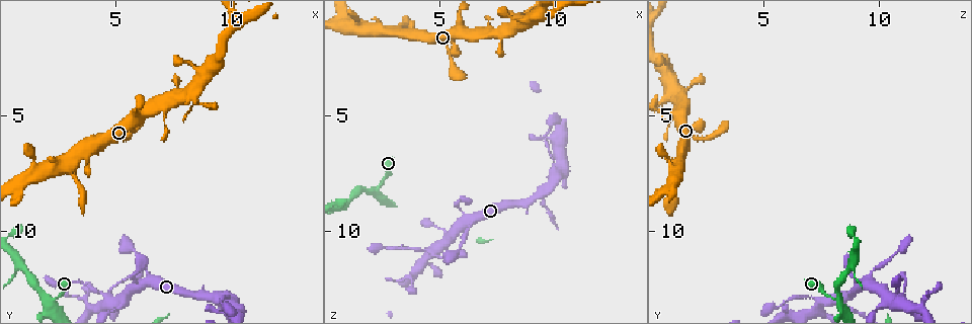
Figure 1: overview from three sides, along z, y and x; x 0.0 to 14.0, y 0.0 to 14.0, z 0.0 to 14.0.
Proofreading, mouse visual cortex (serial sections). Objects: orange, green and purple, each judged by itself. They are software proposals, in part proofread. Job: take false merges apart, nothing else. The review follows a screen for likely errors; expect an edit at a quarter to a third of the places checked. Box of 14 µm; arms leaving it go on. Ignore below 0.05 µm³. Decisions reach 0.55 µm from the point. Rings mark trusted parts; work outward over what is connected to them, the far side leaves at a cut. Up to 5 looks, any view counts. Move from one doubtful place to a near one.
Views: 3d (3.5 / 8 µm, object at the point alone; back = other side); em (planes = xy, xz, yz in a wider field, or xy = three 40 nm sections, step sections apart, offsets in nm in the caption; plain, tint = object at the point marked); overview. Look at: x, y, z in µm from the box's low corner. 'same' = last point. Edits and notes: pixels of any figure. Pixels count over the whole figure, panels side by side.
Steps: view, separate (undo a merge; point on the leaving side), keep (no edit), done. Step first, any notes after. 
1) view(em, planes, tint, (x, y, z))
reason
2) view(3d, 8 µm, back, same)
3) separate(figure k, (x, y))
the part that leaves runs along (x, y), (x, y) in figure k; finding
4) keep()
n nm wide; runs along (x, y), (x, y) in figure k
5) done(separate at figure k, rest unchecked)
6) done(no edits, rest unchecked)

view(em, xy, step 1, tint, (2.2, 13.0, 8.3))
four or more arms meet

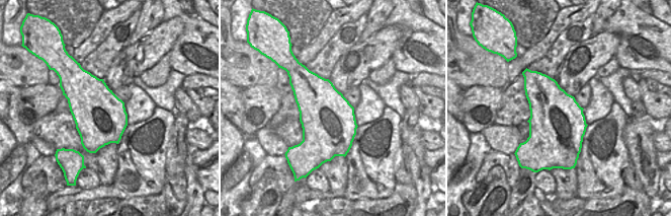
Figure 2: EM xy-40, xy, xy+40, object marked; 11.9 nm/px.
view(3d, 3.5 µm, same)

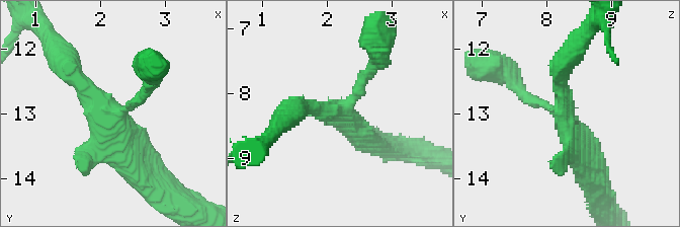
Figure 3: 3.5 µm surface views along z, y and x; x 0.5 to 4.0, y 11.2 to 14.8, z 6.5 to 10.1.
keep()
4 arms; runs along (378, 64), (342, 110), (291, 110) in figure 3; continuous, no second cell

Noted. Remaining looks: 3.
view(3d, 3.5 µm, (8.4, 4.0, 0.9))
thin arm on a thick one

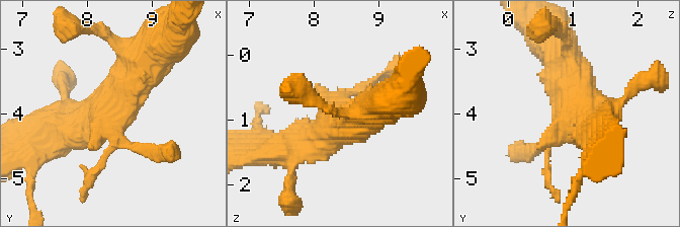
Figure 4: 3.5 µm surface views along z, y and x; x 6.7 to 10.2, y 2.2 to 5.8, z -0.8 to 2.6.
view(em, planes, tint, (8.40, 4.05, 0.95))
need the tissue

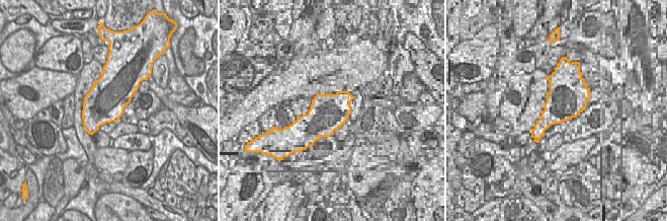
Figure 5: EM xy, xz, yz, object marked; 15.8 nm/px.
separate(figure 4, (89, 182))
the part that leaves runs along (123, 145), (167, 151), (173, 160) in figure 4; a second cell is stuck on

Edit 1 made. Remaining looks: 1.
done(separate at figure 4, rest unchecked)

